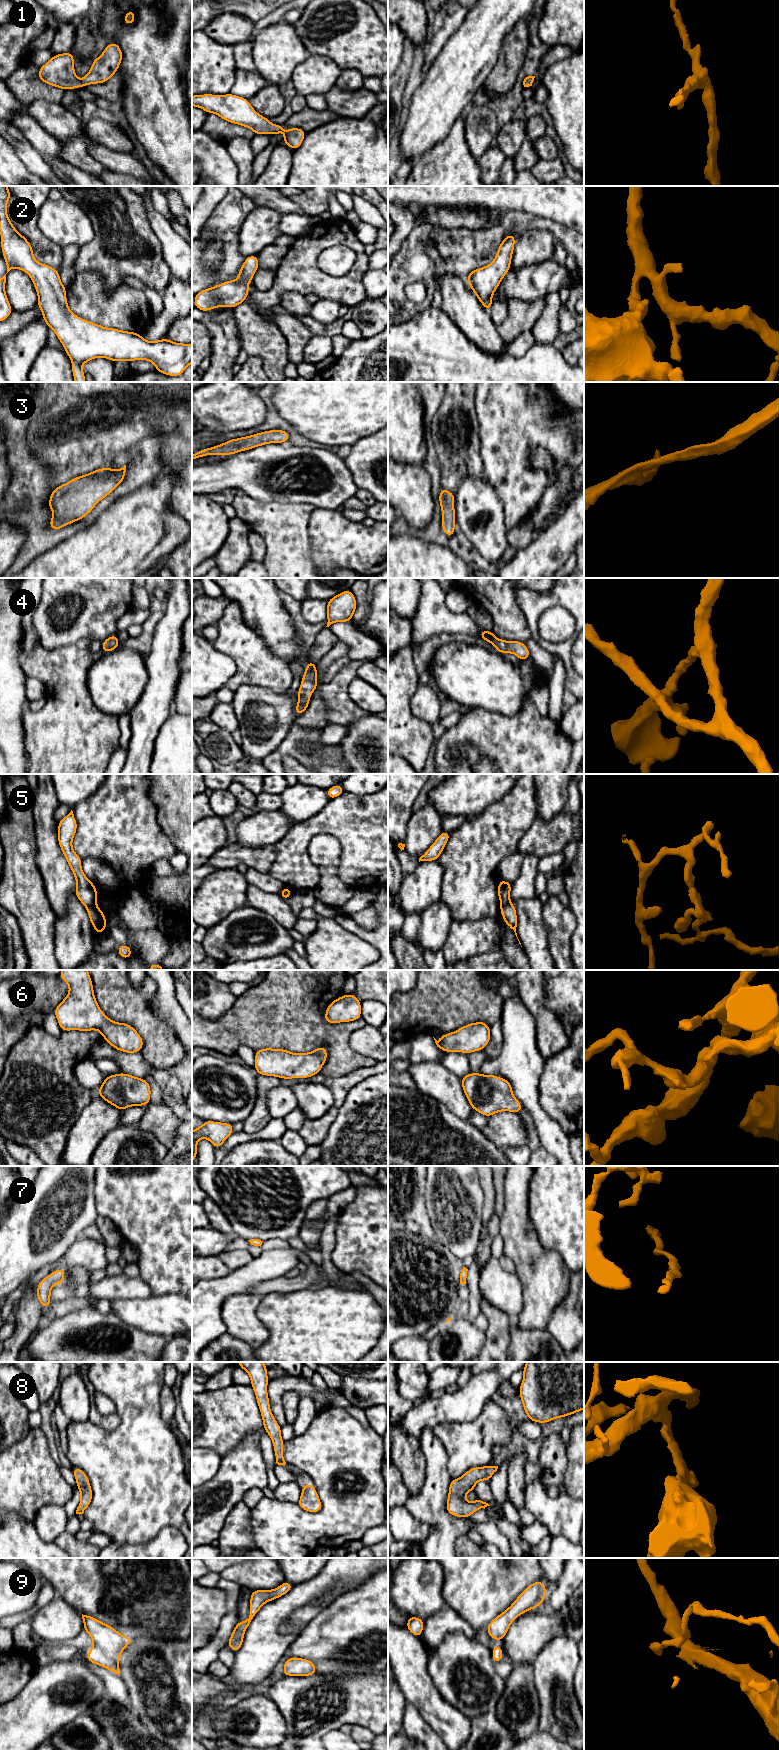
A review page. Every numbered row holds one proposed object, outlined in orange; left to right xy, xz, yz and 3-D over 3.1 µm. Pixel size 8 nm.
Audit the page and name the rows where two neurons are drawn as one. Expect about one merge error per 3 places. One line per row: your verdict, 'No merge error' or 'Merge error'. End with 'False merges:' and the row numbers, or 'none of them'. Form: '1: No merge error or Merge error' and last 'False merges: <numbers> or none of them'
1: No merge error
2: No merge error
3: No merge error
4: No merge error
5: Merge error
6: No merge error
7: No merge error
8: No merge error
9: No merge error
False merges: 5

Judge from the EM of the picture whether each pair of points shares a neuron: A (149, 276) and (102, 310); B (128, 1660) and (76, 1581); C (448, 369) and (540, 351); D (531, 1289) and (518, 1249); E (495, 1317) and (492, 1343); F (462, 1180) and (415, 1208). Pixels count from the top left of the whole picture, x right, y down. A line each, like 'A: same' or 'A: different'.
A: different
B: different
C: same
D: same
E: same
F: different

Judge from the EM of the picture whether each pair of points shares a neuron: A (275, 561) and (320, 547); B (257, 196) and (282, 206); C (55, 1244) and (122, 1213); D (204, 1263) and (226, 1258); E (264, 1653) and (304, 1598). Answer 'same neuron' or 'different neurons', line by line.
A: different neurons
B: same neuron
C: different neurons
D: different neurons
E: same neuron

